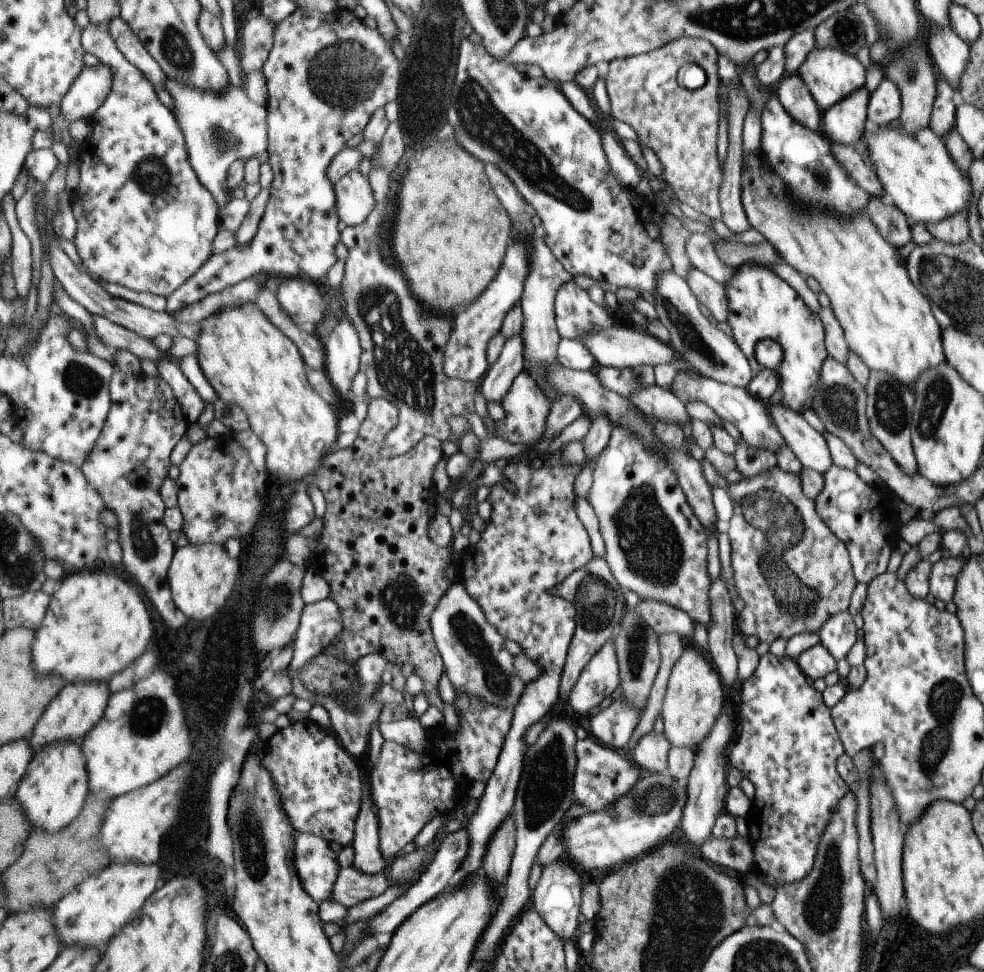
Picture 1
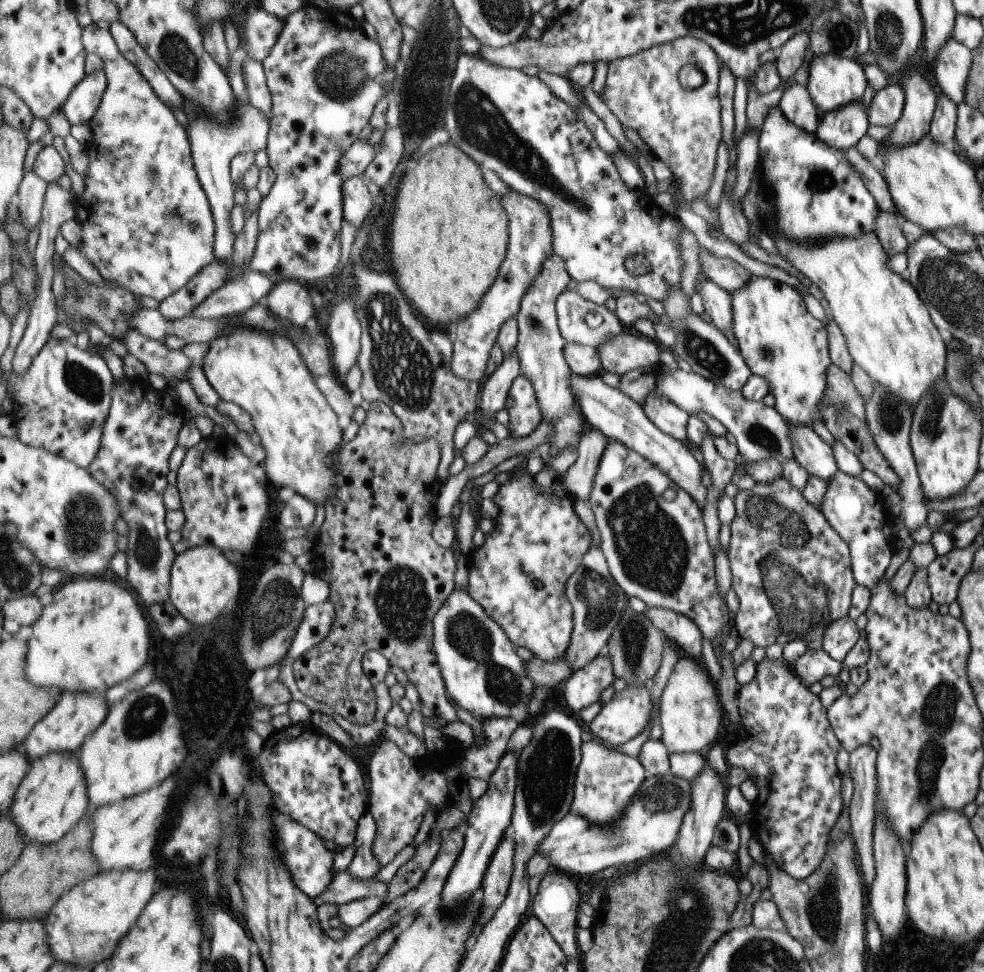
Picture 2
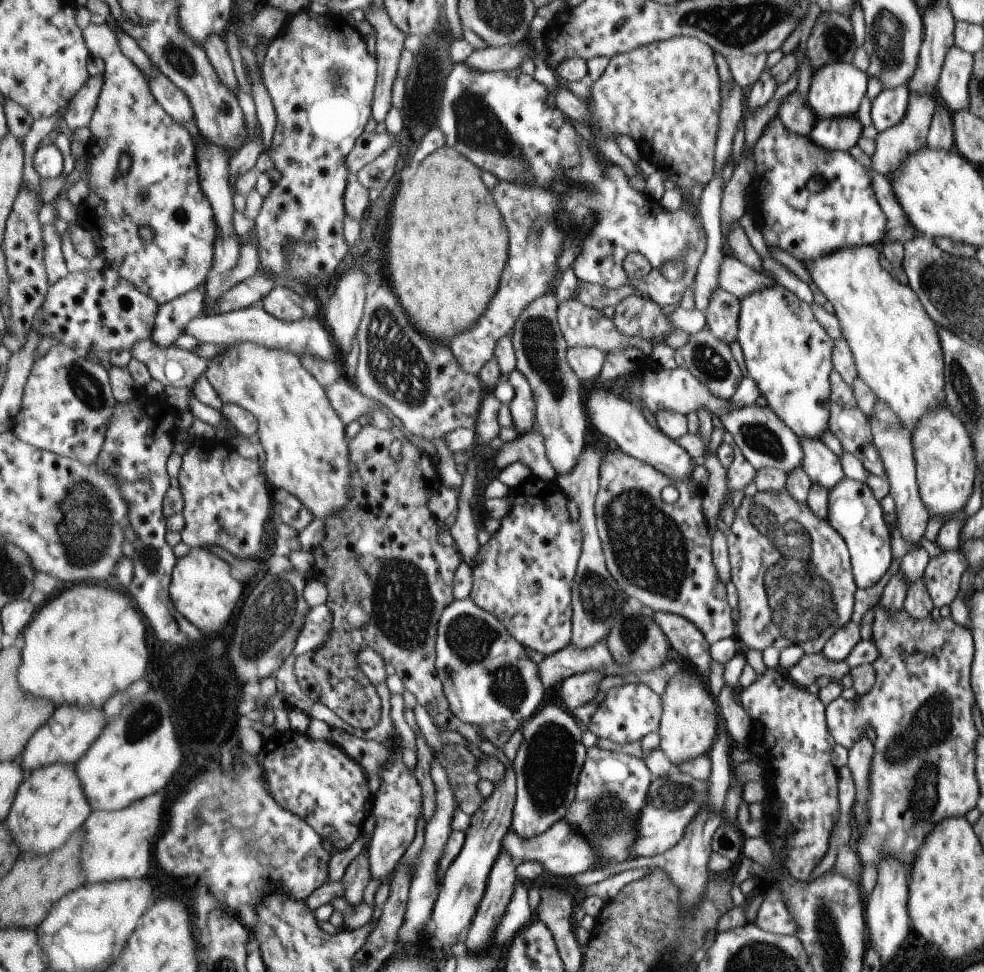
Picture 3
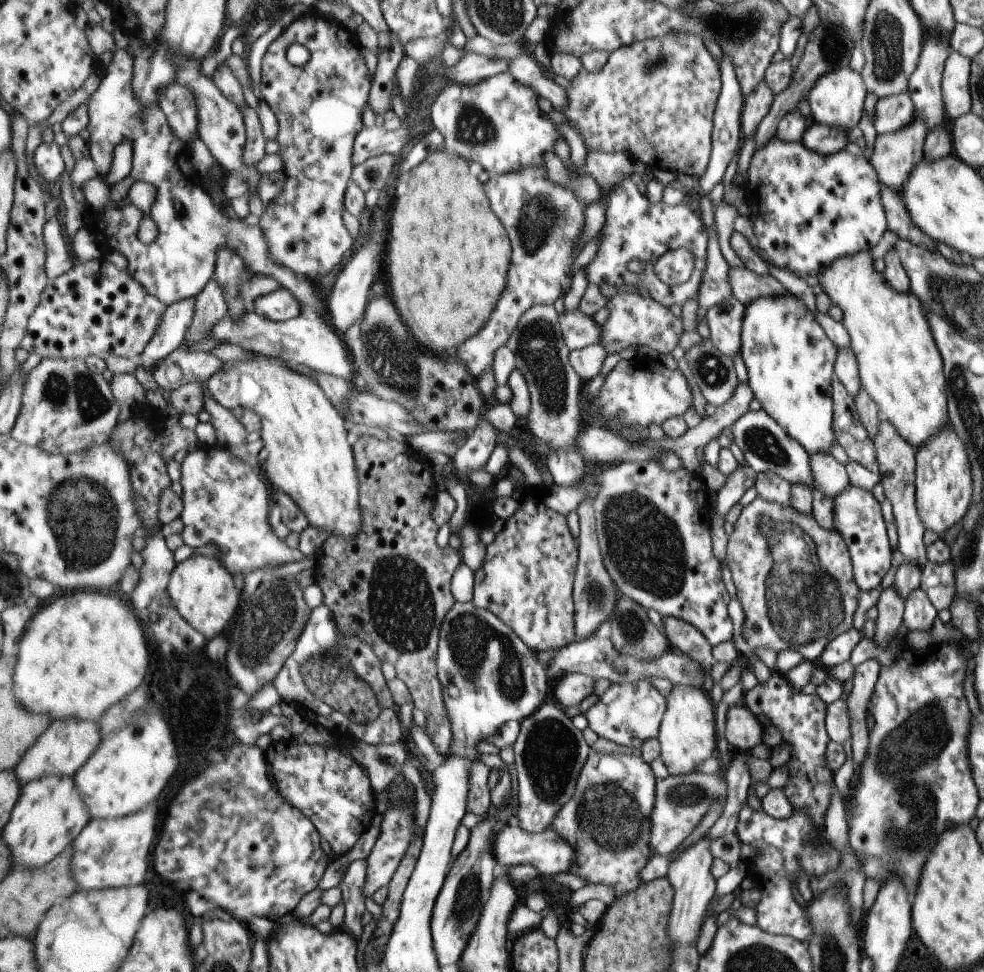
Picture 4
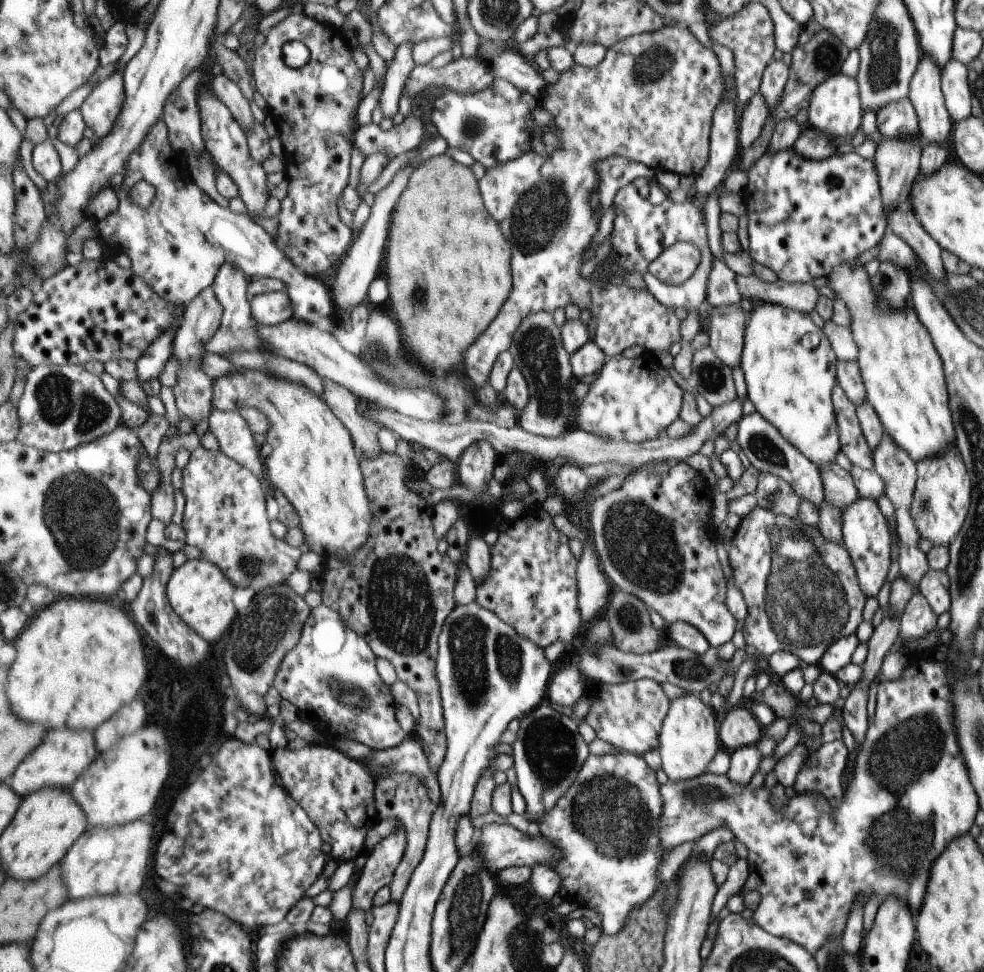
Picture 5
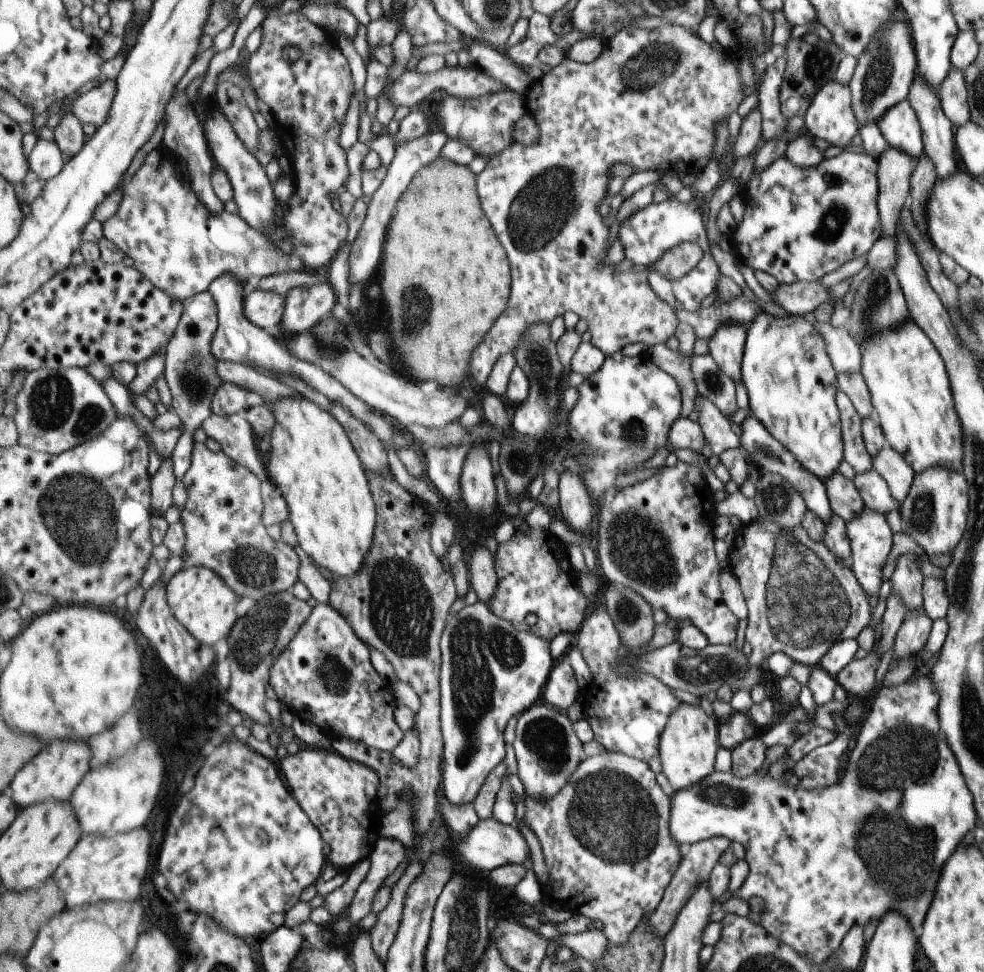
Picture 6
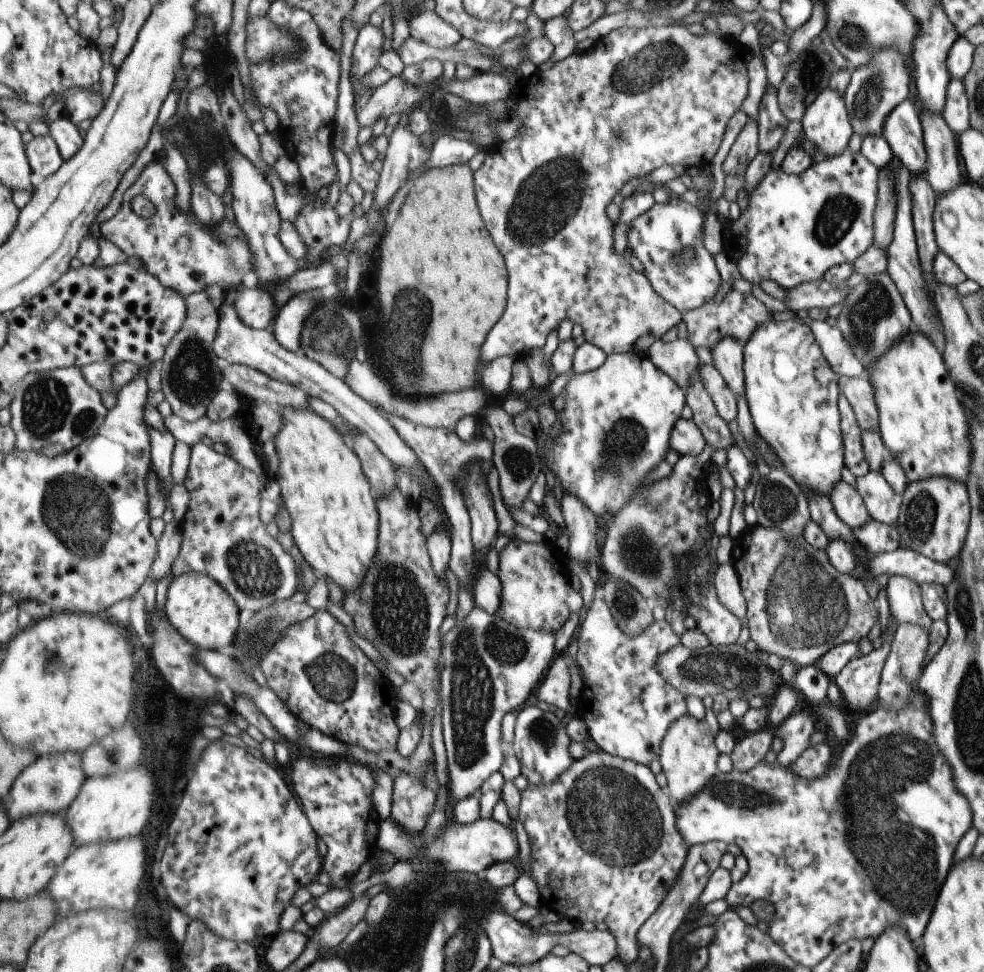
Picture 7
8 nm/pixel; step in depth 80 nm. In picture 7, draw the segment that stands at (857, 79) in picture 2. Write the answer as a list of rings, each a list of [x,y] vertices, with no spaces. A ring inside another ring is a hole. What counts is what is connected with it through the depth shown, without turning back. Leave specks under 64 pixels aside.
[[[829,87],[817,93],[813,102],[806,105],[800,122],[801,138],[807,138],[827,157],[845,150],[853,133],[843,97]]]

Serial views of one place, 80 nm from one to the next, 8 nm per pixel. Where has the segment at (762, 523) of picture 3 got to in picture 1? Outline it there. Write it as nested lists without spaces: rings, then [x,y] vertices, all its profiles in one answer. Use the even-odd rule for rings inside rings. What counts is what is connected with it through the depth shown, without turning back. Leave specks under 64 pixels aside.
[[[775,464],[768,471],[763,471],[750,477],[741,477],[738,482],[729,483],[726,486],[726,494],[732,502],[733,509],[726,533],[730,544],[730,559],[734,585],[738,597],[744,602],[744,607],[736,612],[735,615],[739,617],[737,618],[737,624],[739,624],[740,634],[743,637],[755,635],[759,638],[759,642],[766,642],[769,645],[776,638],[784,638],[787,640],[789,637],[799,634],[801,631],[815,633],[827,618],[834,614],[847,611],[849,596],[851,596],[851,592],[853,592],[853,588],[857,584],[852,573],[847,549],[835,534],[827,528],[822,518],[819,518],[819,515],[815,512],[813,500],[803,494],[800,487],[800,478],[796,474],[781,470]]]

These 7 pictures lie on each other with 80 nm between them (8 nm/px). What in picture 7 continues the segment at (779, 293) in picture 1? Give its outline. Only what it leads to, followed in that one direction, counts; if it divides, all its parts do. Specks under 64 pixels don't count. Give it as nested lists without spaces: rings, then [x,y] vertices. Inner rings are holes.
[[[793,317],[789,320],[775,321],[774,319],[761,322],[749,335],[749,338],[742,346],[742,371],[744,378],[744,398],[748,404],[748,410],[752,424],[757,436],[762,438],[762,441],[770,446],[772,453],[776,456],[776,461],[779,461],[781,469],[783,469],[801,488],[810,493],[823,493],[827,498],[831,487],[840,479],[841,469],[844,467],[844,456],[842,449],[842,438],[840,433],[840,416],[838,413],[837,401],[840,392],[838,391],[837,378],[838,376],[831,370],[831,367],[826,363],[820,351],[819,345],[815,342],[811,329],[803,323],[799,318]]]

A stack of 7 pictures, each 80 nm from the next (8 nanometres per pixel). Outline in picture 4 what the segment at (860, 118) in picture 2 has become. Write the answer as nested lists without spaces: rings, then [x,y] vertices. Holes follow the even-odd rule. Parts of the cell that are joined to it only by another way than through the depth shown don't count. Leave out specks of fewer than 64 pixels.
[[[810,122],[802,134],[801,142],[809,149],[822,155],[828,155],[849,144],[847,131],[837,127]]]

